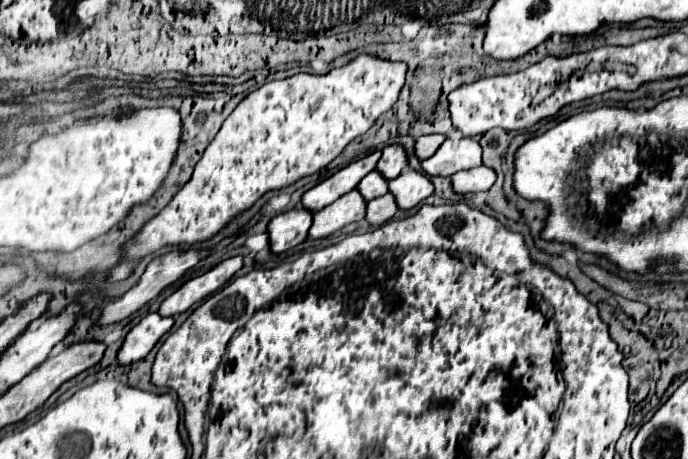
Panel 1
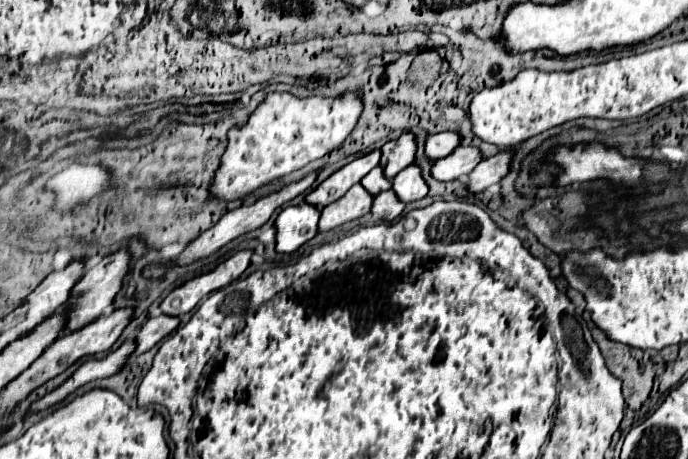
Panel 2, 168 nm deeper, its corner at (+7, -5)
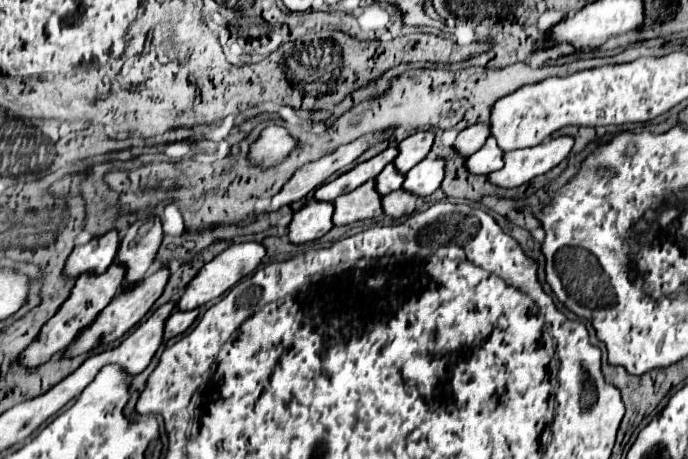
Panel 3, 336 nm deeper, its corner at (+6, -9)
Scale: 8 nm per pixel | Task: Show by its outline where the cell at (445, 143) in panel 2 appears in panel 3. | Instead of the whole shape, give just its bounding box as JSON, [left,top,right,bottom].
[455,123,491,155]

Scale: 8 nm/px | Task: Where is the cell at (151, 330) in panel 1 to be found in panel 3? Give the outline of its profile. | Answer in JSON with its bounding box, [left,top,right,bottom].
[165,309,199,339]

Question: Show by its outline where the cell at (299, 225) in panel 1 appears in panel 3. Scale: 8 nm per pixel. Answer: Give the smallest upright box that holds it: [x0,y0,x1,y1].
[289,201,333,243]

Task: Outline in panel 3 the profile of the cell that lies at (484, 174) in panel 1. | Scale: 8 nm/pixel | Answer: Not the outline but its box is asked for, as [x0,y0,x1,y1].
[489,135,573,187]

